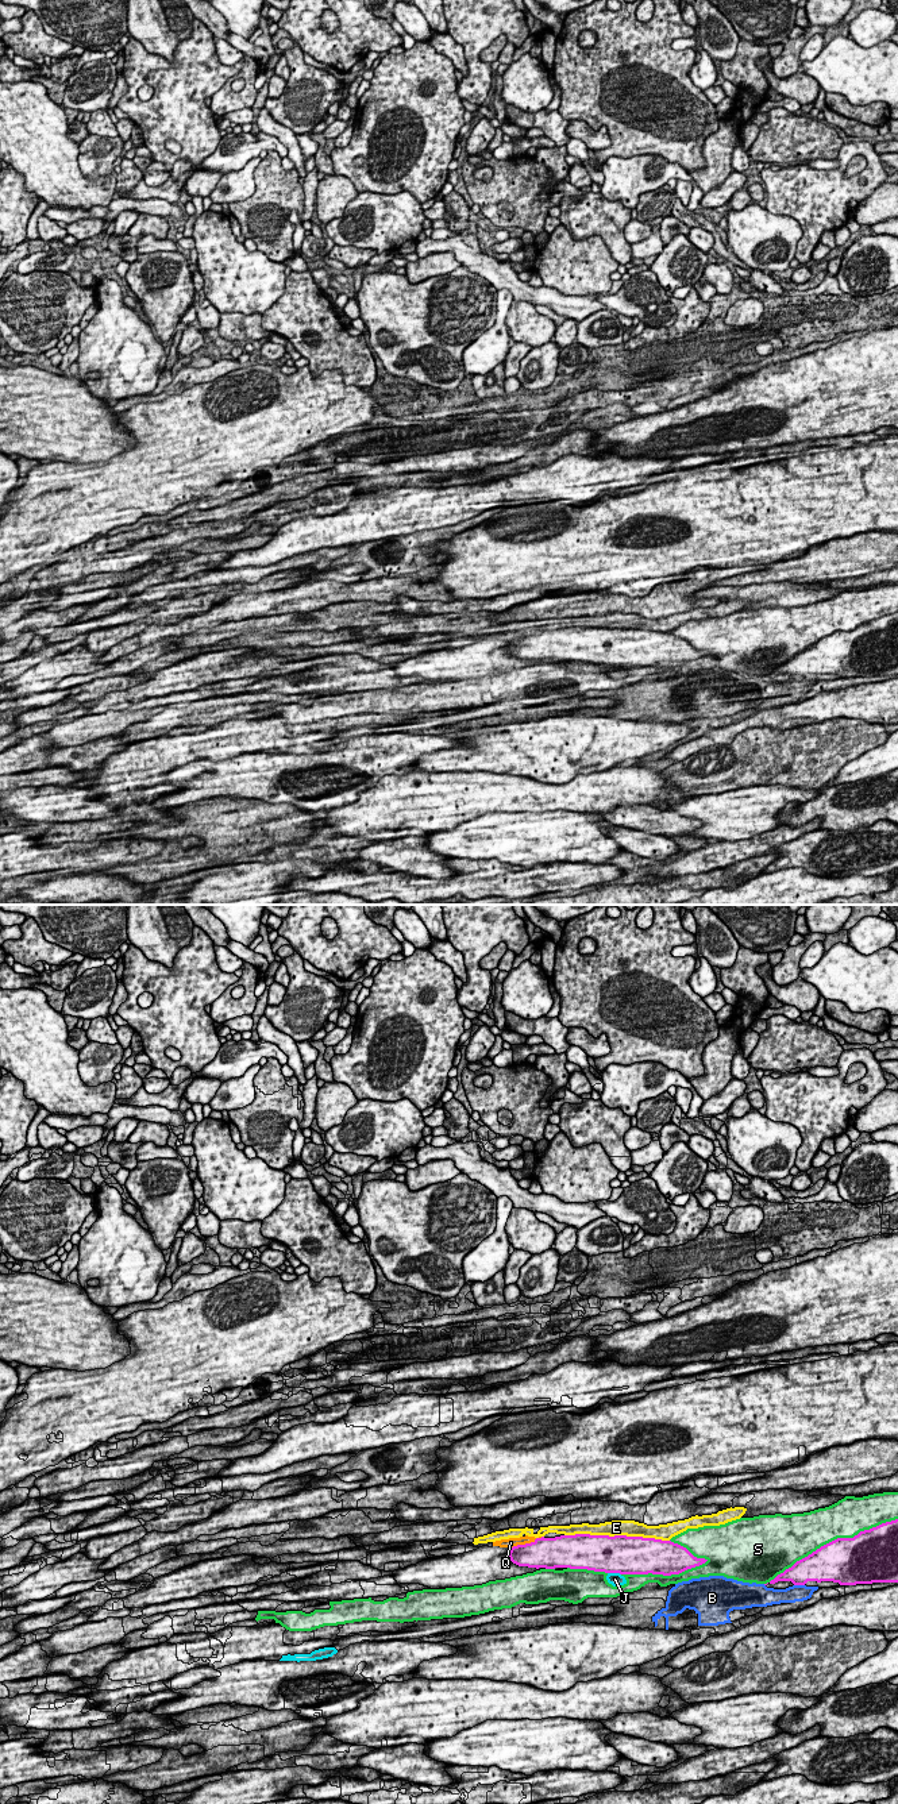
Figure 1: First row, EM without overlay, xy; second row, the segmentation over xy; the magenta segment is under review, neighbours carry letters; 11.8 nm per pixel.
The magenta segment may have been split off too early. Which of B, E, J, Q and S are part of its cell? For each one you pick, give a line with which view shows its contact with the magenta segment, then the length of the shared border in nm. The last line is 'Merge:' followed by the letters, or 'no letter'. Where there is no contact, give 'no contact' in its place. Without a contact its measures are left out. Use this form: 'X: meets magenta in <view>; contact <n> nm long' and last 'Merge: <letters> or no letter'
Merge: no letter

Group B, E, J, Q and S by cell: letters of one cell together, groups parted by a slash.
B / E Q / J / S

